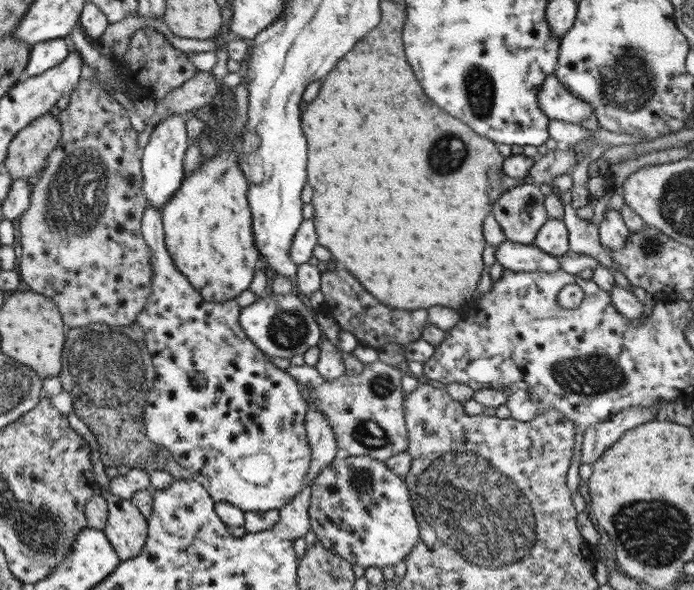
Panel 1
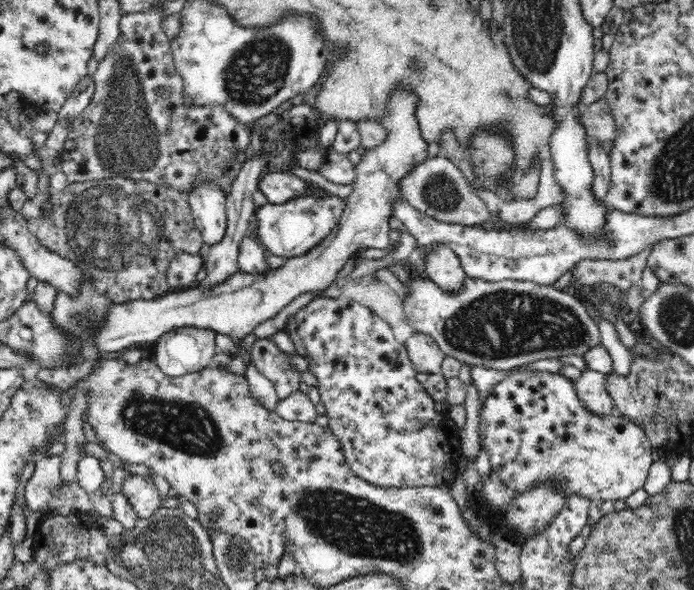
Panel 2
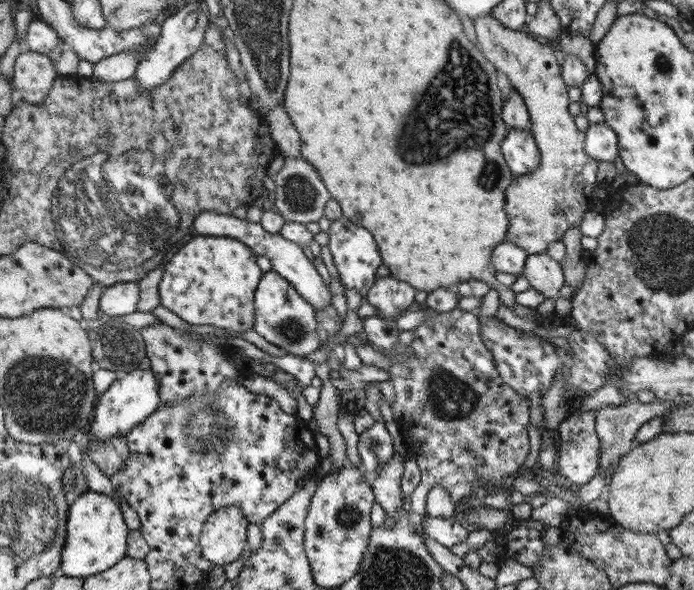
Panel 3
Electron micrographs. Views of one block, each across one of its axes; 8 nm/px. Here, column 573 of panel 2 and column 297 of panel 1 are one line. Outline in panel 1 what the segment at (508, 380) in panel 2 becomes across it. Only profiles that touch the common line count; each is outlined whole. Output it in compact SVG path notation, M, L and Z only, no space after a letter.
M147 203L144 208L141 230L150 250L154 279L150 285L152 293L135 324L144 332L152 366L158 374L143 410L146 436L190 470L192 479L206 488L215 503L226 502L244 512L280 511L304 488L310 468L311 451L305 429L308 403L301 388L246 337L239 322L241 307L235 299L222 304L204 300L176 268L164 244L161 212L152 204Z

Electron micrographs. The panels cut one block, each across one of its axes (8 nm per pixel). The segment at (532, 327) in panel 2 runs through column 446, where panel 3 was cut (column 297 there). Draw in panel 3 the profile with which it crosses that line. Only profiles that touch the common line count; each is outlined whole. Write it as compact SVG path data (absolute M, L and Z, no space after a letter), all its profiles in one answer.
M274 269L263 273L255 290L254 327L261 337L286 351L286 355L310 355L320 349L315 309Z

